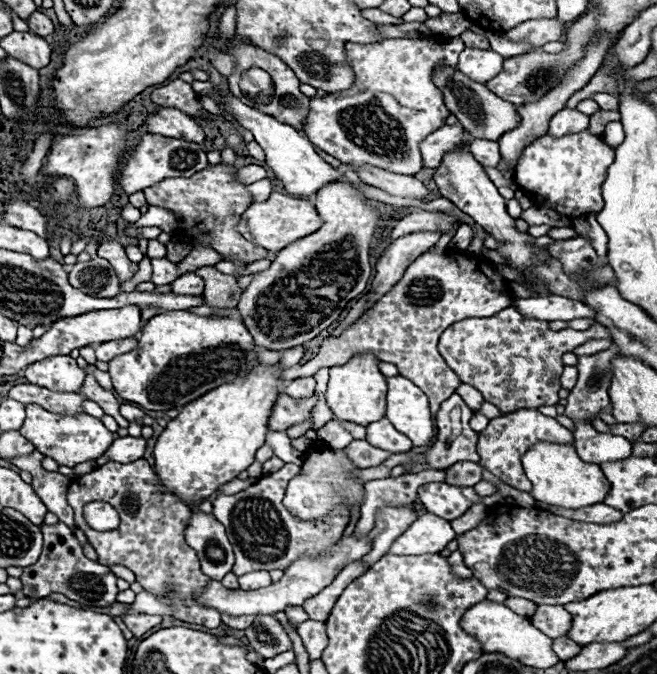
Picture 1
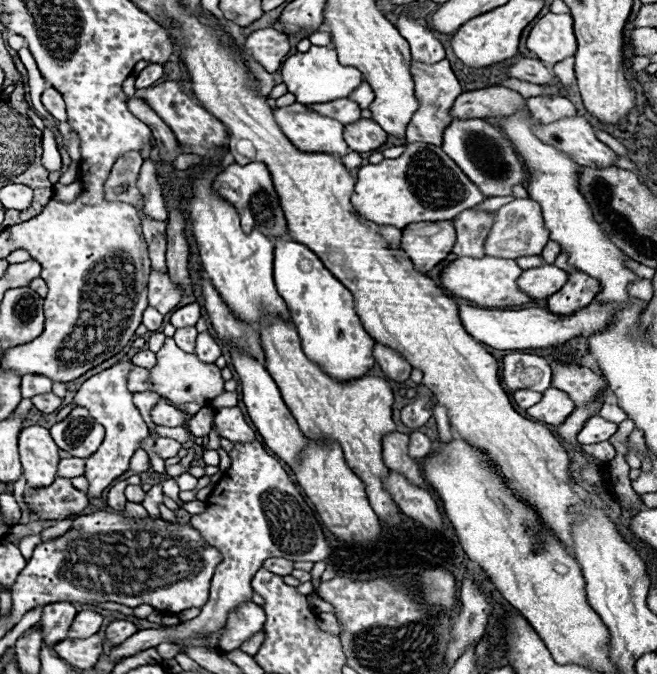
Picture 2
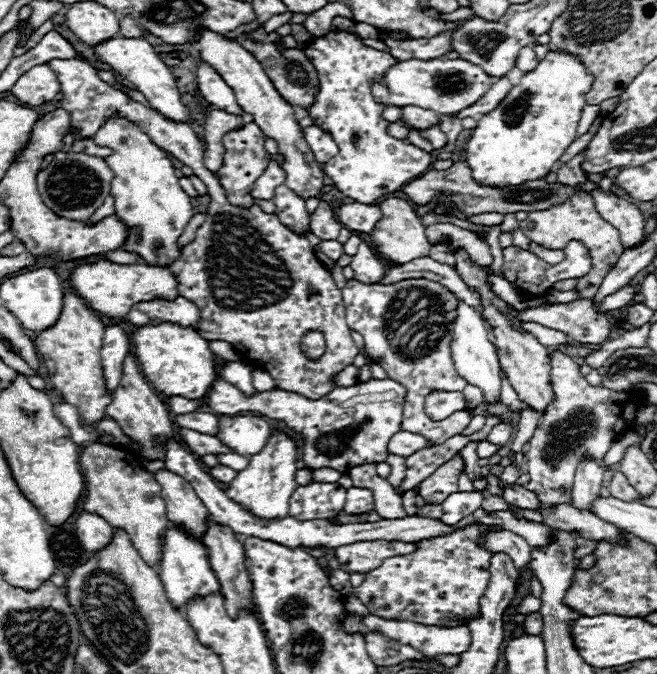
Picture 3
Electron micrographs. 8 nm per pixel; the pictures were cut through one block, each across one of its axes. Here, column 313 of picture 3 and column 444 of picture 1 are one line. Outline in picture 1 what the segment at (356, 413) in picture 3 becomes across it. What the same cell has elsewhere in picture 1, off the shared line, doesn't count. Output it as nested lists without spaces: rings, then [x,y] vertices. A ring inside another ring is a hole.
[[[452,394],[440,404],[440,410],[436,414],[436,442],[426,450],[430,468],[444,470],[458,460],[478,462],[478,434],[468,428],[470,416],[472,410],[458,394]]]

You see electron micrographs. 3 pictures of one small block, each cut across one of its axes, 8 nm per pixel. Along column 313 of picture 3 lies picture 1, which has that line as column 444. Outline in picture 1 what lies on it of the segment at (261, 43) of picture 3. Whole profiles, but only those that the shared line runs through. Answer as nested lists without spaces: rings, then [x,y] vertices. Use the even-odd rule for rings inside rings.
[[[438,66],[432,78],[438,90],[442,92],[446,108],[450,110],[450,114],[458,118],[458,122],[464,126],[466,132],[470,132],[472,138],[498,140],[504,132],[508,132],[510,128],[516,128],[516,124],[520,122],[520,116],[512,104],[506,104],[502,98],[494,96],[494,92],[490,92],[484,84],[474,84],[474,80],[470,80],[468,76],[462,76],[458,68]]]

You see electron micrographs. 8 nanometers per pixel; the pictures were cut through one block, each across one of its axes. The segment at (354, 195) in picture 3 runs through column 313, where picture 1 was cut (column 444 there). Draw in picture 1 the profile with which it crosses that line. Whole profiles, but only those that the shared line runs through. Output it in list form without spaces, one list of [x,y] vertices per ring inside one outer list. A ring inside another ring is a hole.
[[[386,38],[376,44],[346,44],[348,62],[356,74],[356,82],[350,90],[326,94],[324,98],[314,98],[310,102],[308,120],[304,120],[304,134],[308,140],[324,150],[326,154],[338,158],[344,164],[354,166],[376,166],[388,172],[414,176],[422,170],[422,158],[418,150],[418,142],[430,132],[444,126],[444,118],[450,114],[444,106],[440,90],[432,82],[432,70],[440,64],[456,66],[458,54],[464,50],[462,40],[458,38]]]

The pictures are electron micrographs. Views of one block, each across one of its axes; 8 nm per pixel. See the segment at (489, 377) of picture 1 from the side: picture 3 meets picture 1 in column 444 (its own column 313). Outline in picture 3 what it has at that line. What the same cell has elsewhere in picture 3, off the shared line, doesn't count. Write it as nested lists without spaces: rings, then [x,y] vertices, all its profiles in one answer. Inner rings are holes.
[[[318,330],[306,332],[306,334],[304,334],[304,340],[302,340],[302,348],[304,348],[304,354],[306,354],[310,360],[318,360],[318,358],[324,354],[324,350],[326,350],[324,334],[318,332]]]

